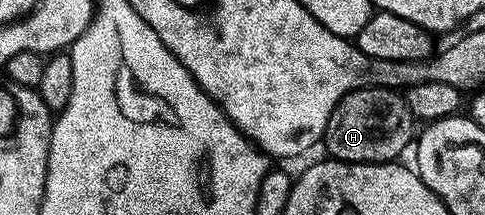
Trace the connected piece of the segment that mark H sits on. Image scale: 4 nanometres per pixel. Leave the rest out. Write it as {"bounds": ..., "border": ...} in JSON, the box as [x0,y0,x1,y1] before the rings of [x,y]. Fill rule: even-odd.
{"bounds":[324,85,415,163],"border":[[[366,85],[347,94],[335,105],[327,121],[324,142],[327,152],[340,163],[391,163],[400,160],[415,120],[404,98],[396,90]]]}

